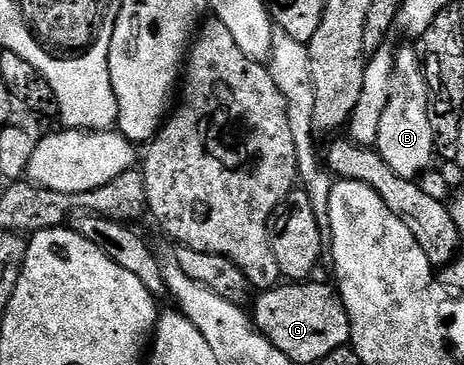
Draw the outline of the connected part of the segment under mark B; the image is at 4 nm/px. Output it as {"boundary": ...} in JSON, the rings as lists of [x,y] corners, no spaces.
{"boundary":[[[410,46],[399,49],[394,56],[394,87],[388,100],[388,108],[384,108],[384,116],[380,119],[380,132],[376,147],[378,155],[396,172],[411,180],[431,169],[435,161],[436,151],[432,136],[432,120],[430,119],[430,93],[426,83],[426,72],[422,68],[419,51]]]}

